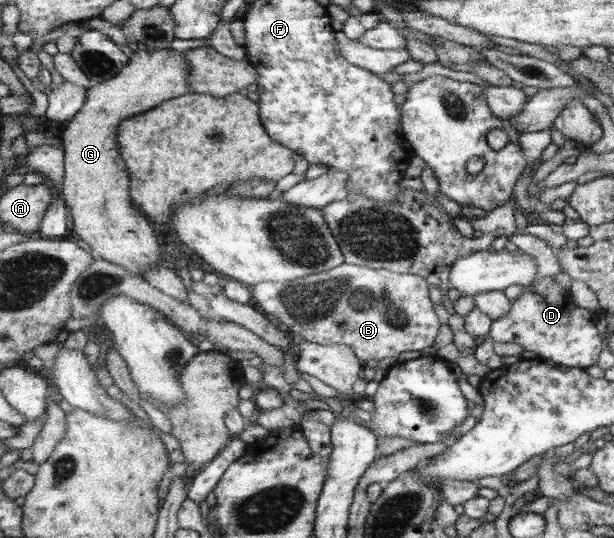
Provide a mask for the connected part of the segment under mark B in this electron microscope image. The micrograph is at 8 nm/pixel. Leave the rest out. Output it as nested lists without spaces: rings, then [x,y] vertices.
[[[343,263],[339,268],[300,277],[288,282],[263,282],[251,287],[257,306],[273,314],[286,329],[291,329],[313,343],[321,345],[345,344],[355,350],[364,363],[385,357],[397,357],[403,351],[421,351],[431,347],[442,326],[435,305],[429,297],[429,283],[425,277],[399,274],[387,269],[367,268]]]

